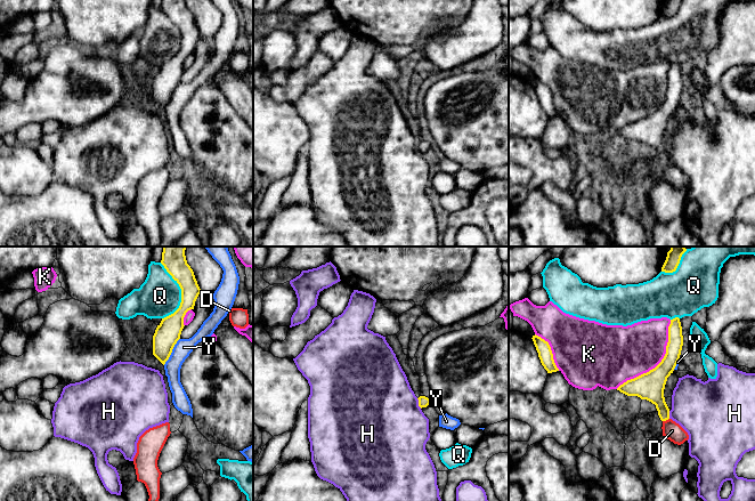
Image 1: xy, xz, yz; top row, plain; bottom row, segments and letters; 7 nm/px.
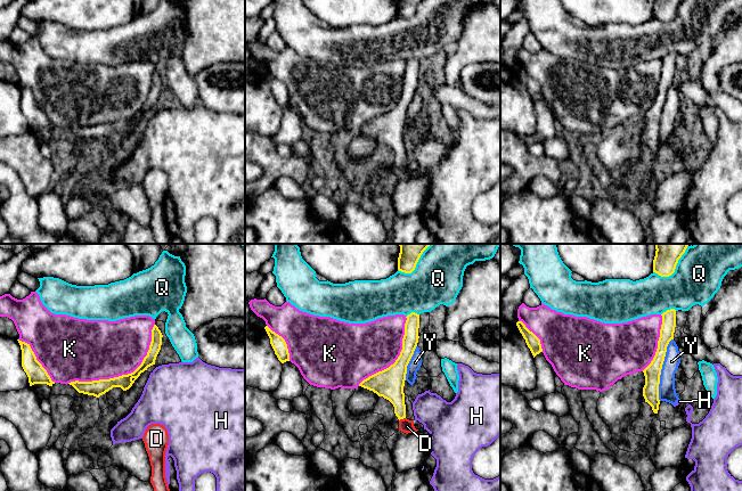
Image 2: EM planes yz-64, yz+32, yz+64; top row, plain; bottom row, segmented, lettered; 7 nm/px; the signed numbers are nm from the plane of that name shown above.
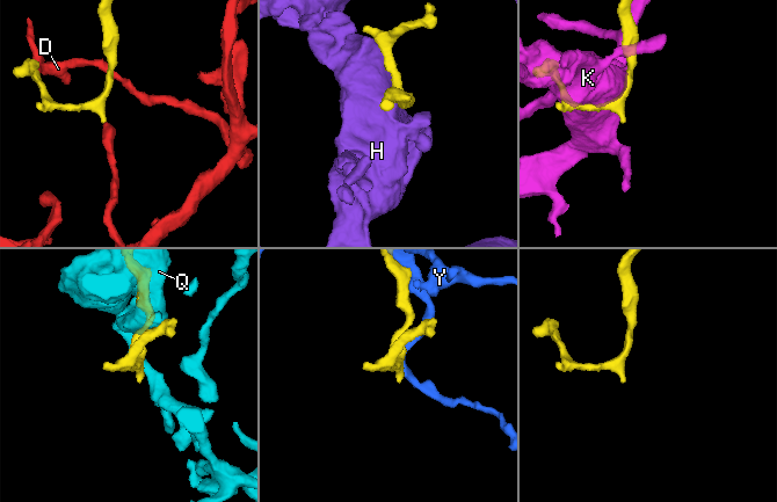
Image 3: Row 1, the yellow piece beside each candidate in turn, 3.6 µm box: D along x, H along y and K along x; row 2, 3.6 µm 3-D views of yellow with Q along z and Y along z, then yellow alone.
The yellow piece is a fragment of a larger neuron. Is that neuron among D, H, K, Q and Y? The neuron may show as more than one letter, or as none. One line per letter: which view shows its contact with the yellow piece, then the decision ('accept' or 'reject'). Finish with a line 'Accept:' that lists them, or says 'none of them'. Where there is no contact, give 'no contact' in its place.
D: yz | accept
H: xz | reject
K: yz | reject
Q: xy | reject
Y: xy | reject
Accept: D

